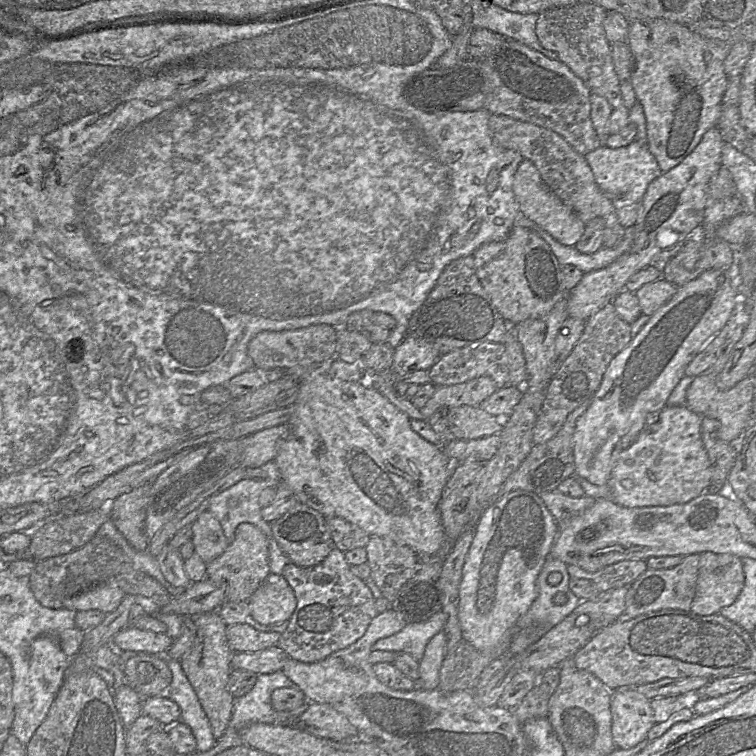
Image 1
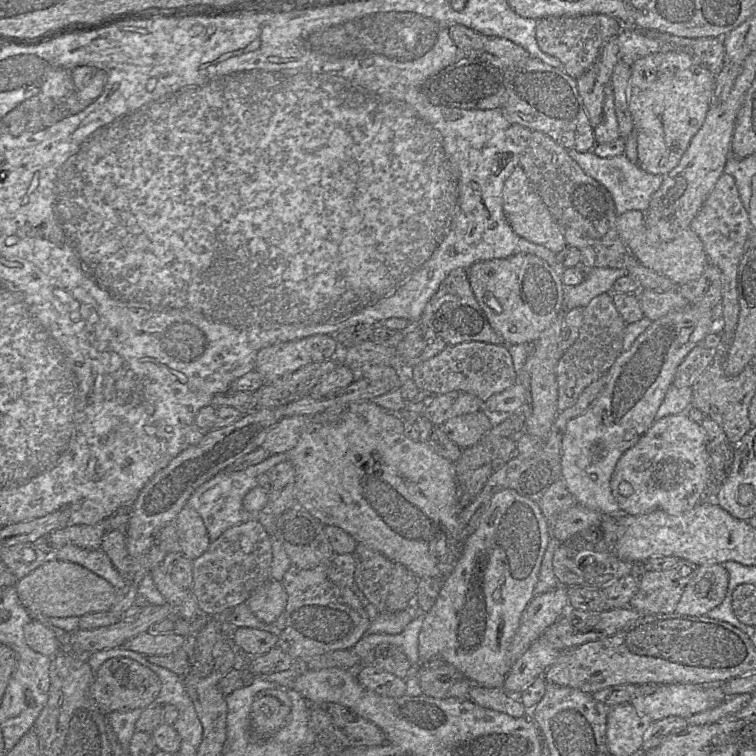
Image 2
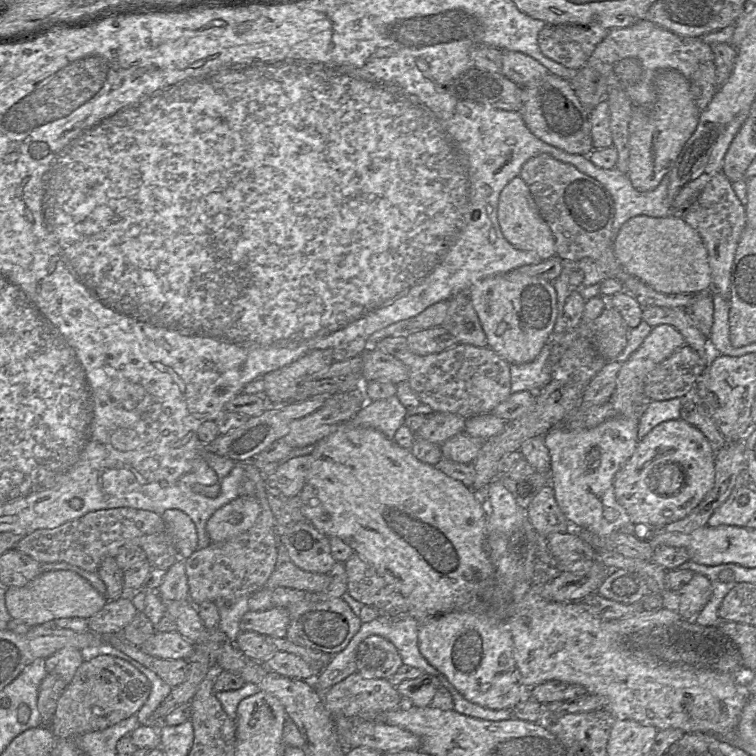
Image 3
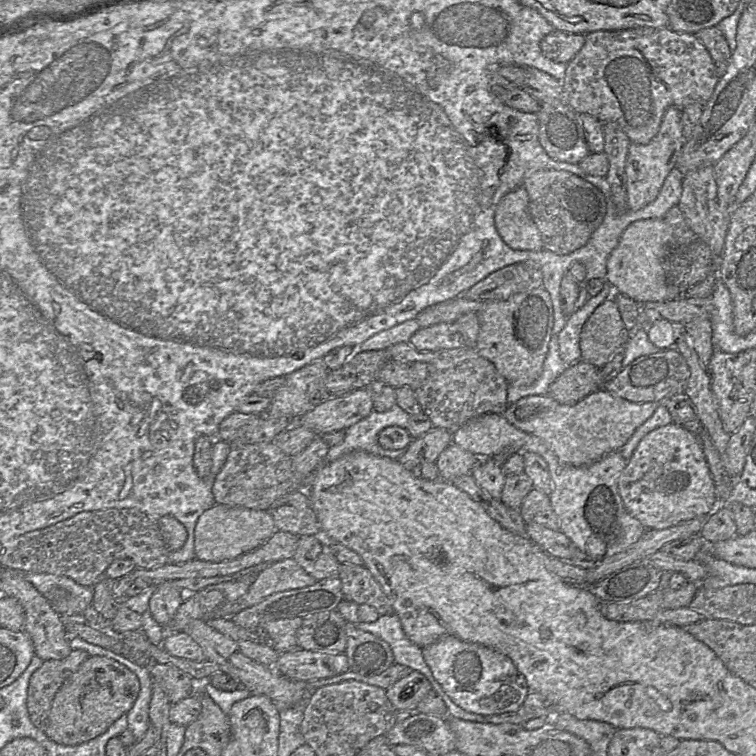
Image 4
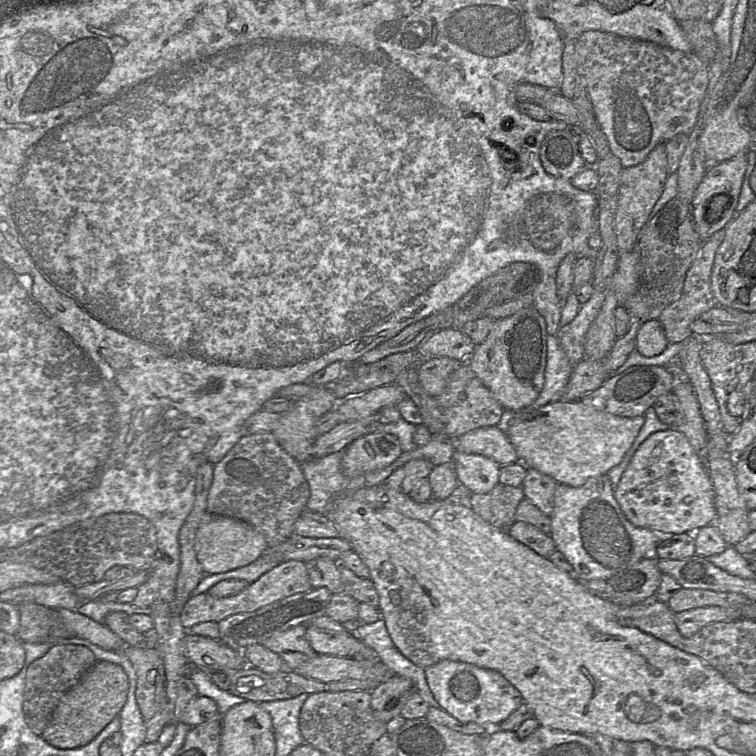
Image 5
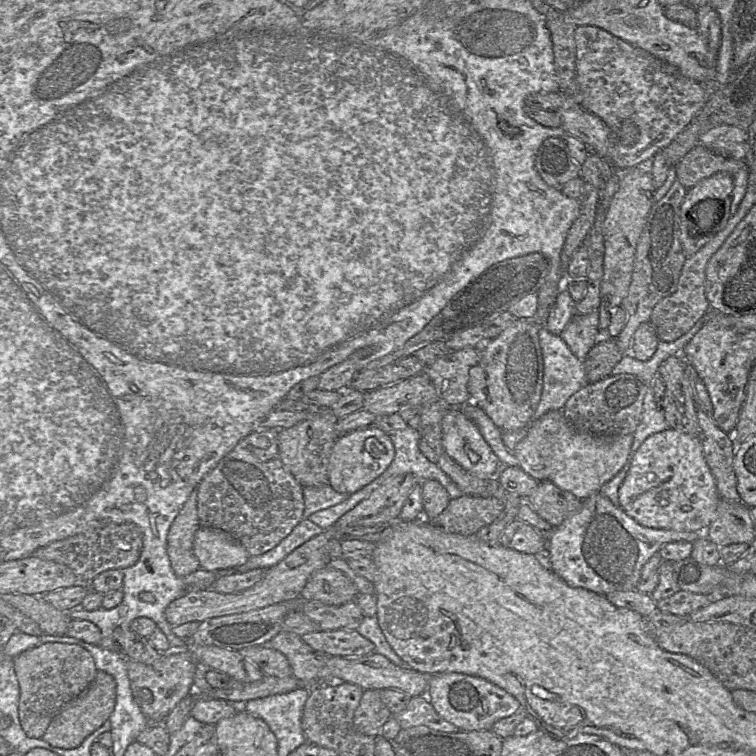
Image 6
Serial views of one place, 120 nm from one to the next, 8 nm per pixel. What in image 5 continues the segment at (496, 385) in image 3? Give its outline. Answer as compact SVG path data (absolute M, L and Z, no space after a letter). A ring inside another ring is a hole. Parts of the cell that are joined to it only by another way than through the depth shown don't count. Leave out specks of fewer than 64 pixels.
M466 360L452 373L445 391L435 397L435 400L443 415L444 435L442 436L449 438L457 438L478 428L496 426L504 410L489 389L471 370Z

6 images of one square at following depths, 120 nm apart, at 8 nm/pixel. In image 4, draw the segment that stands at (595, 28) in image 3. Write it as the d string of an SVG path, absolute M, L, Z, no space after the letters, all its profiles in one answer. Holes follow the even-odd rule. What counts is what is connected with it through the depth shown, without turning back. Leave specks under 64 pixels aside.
M554 29L542 38L540 47L547 58L555 62L568 63L580 51L584 43L584 34Z

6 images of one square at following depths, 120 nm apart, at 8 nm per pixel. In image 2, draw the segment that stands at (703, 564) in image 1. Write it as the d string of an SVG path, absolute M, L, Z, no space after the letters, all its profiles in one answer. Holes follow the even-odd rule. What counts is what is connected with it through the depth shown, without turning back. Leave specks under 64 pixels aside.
M722 564L701 565L686 585L675 613L704 616L723 602L729 576Z

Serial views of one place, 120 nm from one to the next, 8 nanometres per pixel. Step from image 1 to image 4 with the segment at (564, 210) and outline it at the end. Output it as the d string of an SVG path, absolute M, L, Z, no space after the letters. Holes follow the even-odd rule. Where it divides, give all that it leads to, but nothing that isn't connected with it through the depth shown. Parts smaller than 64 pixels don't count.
M519 186L507 193L495 211L495 226L504 243L514 250L543 250L541 234L528 210L526 189Z

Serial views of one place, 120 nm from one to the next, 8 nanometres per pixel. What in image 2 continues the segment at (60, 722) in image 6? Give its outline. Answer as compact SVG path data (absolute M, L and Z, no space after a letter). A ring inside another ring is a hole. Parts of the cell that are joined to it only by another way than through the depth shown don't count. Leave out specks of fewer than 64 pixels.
M127 657L106 660L94 673L89 693L100 711L109 715L114 711L129 711L150 707L161 688L159 677L149 668Z

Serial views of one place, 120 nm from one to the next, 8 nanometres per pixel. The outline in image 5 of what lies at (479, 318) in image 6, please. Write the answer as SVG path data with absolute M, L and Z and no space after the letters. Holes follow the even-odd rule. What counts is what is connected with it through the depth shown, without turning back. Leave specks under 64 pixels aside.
M514 262L486 277L473 286L463 297L453 304L454 319L451 328L461 329L467 322L484 316L486 310L499 303L532 295L539 282L540 274L536 265L528 262Z

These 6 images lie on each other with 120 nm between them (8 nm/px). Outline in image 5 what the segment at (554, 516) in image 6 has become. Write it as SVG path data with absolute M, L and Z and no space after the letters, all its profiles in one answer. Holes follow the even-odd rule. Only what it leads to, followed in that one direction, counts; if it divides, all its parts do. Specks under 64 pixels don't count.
M527 468L522 483L524 498L529 499L545 515L550 516L554 510L554 497L558 483L548 475L536 469Z

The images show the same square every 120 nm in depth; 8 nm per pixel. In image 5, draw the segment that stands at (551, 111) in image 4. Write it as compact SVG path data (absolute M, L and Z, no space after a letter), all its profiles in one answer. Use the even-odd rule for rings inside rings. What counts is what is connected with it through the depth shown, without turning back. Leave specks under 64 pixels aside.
M567 127L544 137L539 151L544 170L553 177L570 180L587 165L579 151L578 132Z

